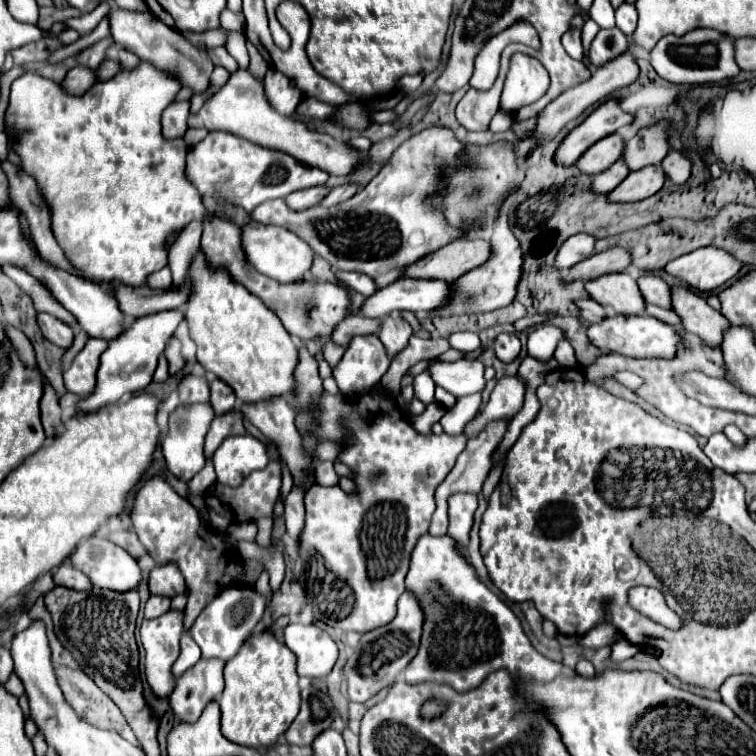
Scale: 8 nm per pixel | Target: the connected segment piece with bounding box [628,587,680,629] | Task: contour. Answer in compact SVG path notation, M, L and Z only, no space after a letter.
M632 587L628 593L630 605L650 617L656 623L662 623L664 627L678 629L680 627L680 617L666 605L664 595L658 589L650 587Z

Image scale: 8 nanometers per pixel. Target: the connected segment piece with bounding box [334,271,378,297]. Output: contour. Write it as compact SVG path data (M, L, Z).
M336 271L336 281L348 289L354 289L358 293L362 293L364 297L370 297L378 287L374 285L374 281L364 275L364 273L350 273L350 271Z

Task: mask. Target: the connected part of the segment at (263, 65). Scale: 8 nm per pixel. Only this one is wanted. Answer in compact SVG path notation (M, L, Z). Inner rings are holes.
M248 45L248 51L250 51L250 65L248 65L248 71L250 71L254 77L262 79L264 73L268 71L268 63L260 57L260 53L256 51L254 45Z

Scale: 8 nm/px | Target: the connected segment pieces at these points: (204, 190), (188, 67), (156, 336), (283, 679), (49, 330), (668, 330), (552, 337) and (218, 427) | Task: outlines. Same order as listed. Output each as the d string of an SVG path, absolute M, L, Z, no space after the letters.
M212 131L204 137L204 141L192 147L188 151L186 167L188 179L200 189L204 205L208 205L210 213L216 213L218 197L224 197L226 201L232 201L252 213L252 209L268 199L280 199L294 191L318 187L328 181L328 173L316 167L308 167L286 153L264 149L226 131Z
M112 7L110 29L112 29L114 41L120 47L124 47L126 51L138 55L140 61L150 61L154 67L164 69L166 73L174 75L182 83L182 87L192 89L194 95L202 95L208 91L210 75L214 69L208 53L204 49L196 49L194 45L190 45L180 33L176 33L172 27L164 25L152 13L132 13L132 11Z
M162 311L154 315L144 315L136 319L130 327L126 327L118 337L108 341L108 349L100 357L100 367L96 375L96 387L90 395L78 401L76 413L94 413L102 407L114 405L120 399L142 391L150 381L158 365L158 357L166 347L166 341L174 335L178 323L182 321L182 313Z
M270 631L250 635L236 657L226 661L224 681L226 687L218 699L222 709L222 733L230 741L254 749L276 745L300 709L296 655Z
M38 313L38 327L48 341L52 341L60 347L70 347L72 345L74 329L68 327L66 323L62 323L60 319L52 317L50 313Z
M640 315L640 317L608 317L598 325L588 327L588 339L600 347L608 349L620 355L630 355L630 357L654 357L654 359L674 359L678 355L680 339L682 339L682 329L672 327L668 323L662 323L656 317L650 315Z
M542 323L542 325L536 325L536 329L530 333L530 357L534 357L536 361L550 361L558 343L562 339L568 339L566 337L566 331L556 327L556 325L550 325L550 323Z
M228 411L228 413L222 413L218 415L214 421L212 421L212 427L208 431L208 437L206 437L206 445L204 445L204 451L206 451L206 457L212 457L216 447L230 435L244 435L248 433L246 425L244 425L244 415L240 411Z

